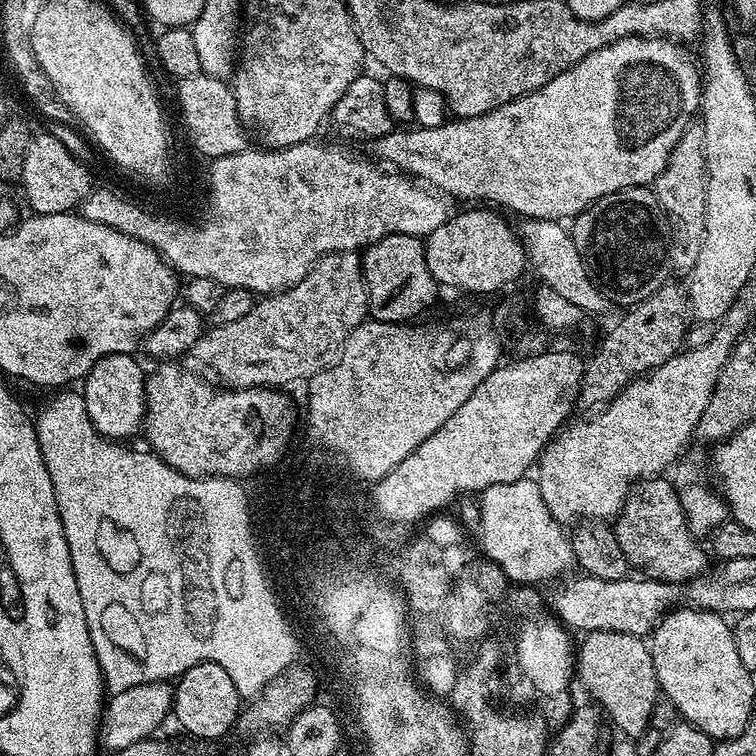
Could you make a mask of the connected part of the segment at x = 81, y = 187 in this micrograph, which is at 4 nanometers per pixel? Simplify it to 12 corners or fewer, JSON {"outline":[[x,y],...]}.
{"outline":[[48,132],[26,146],[20,175],[38,216],[79,209],[88,168]]}

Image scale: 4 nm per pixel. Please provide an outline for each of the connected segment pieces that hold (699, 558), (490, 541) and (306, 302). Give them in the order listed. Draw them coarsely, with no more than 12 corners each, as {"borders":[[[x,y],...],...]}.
{"borders":[[[668,478],[629,491],[614,531],[629,569],[685,584],[709,567]],[[535,479],[479,497],[483,555],[512,582],[573,571],[569,533]],[[356,252],[209,327],[229,390],[307,382],[368,316]]]}

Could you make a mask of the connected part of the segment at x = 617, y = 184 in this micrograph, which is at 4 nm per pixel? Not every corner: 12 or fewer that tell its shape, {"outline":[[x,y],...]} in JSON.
{"outline":[[628,36],[374,140],[453,201],[571,221],[651,185],[701,73]]}

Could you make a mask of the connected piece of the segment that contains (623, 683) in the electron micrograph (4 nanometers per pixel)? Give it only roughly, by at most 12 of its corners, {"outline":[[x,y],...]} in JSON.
{"outline":[[590,632],[578,684],[633,742],[661,695],[651,647]]}

